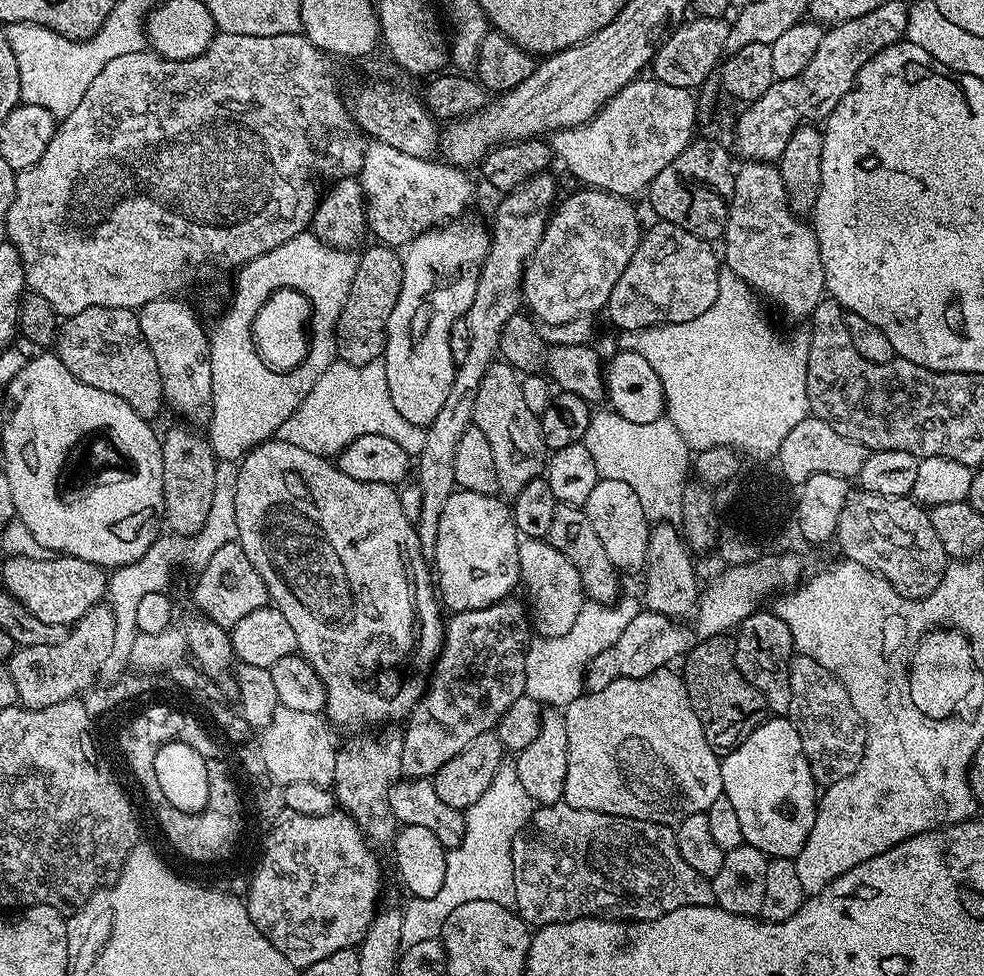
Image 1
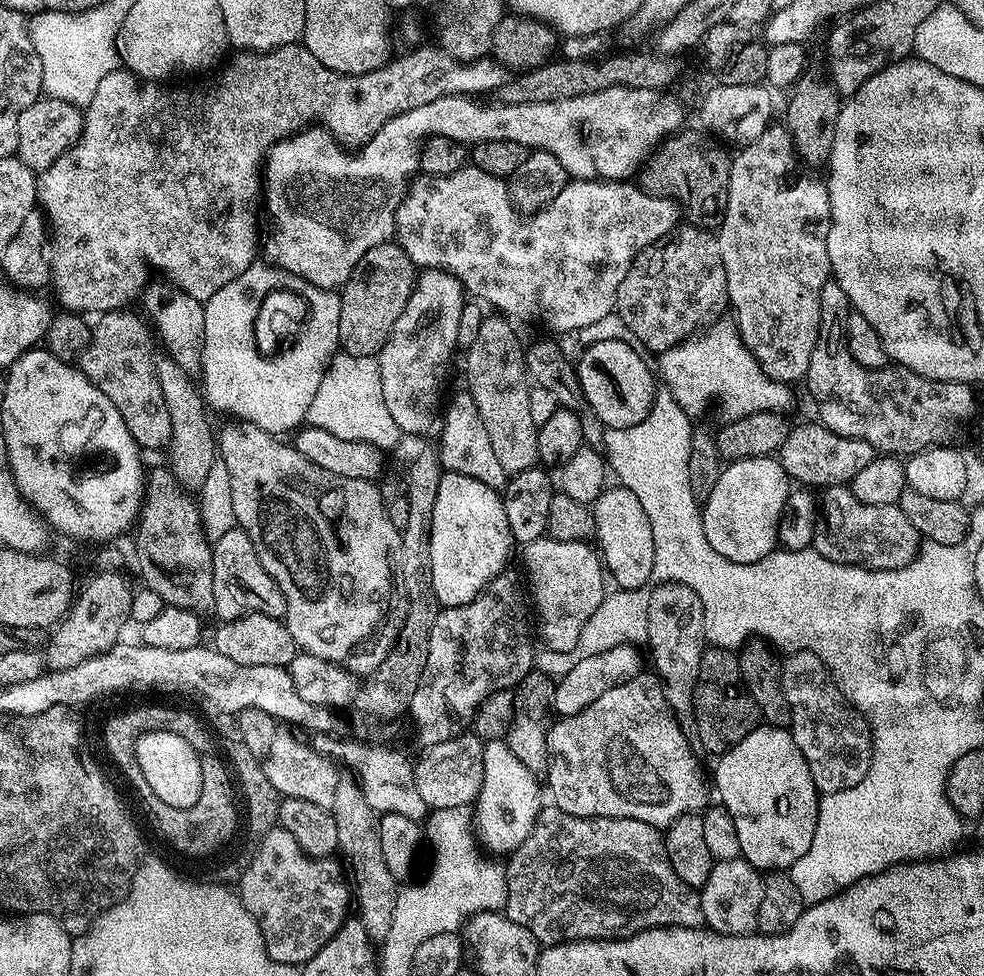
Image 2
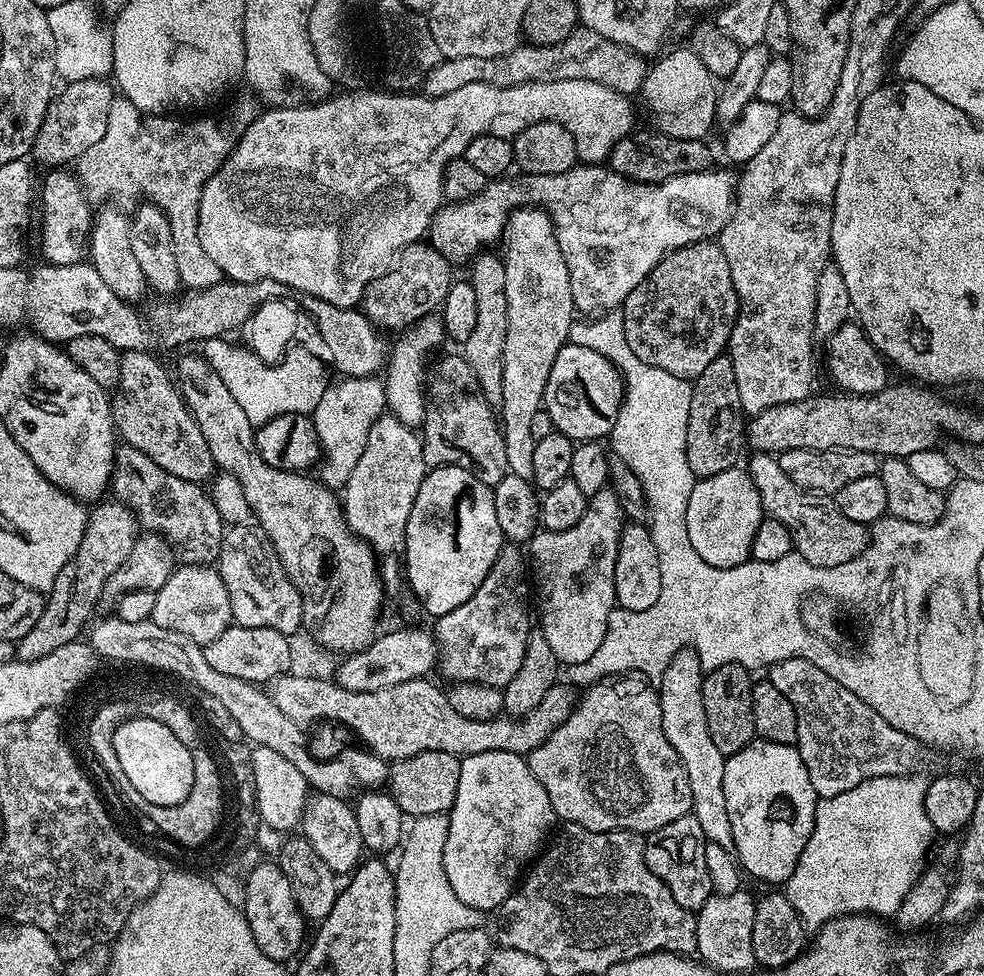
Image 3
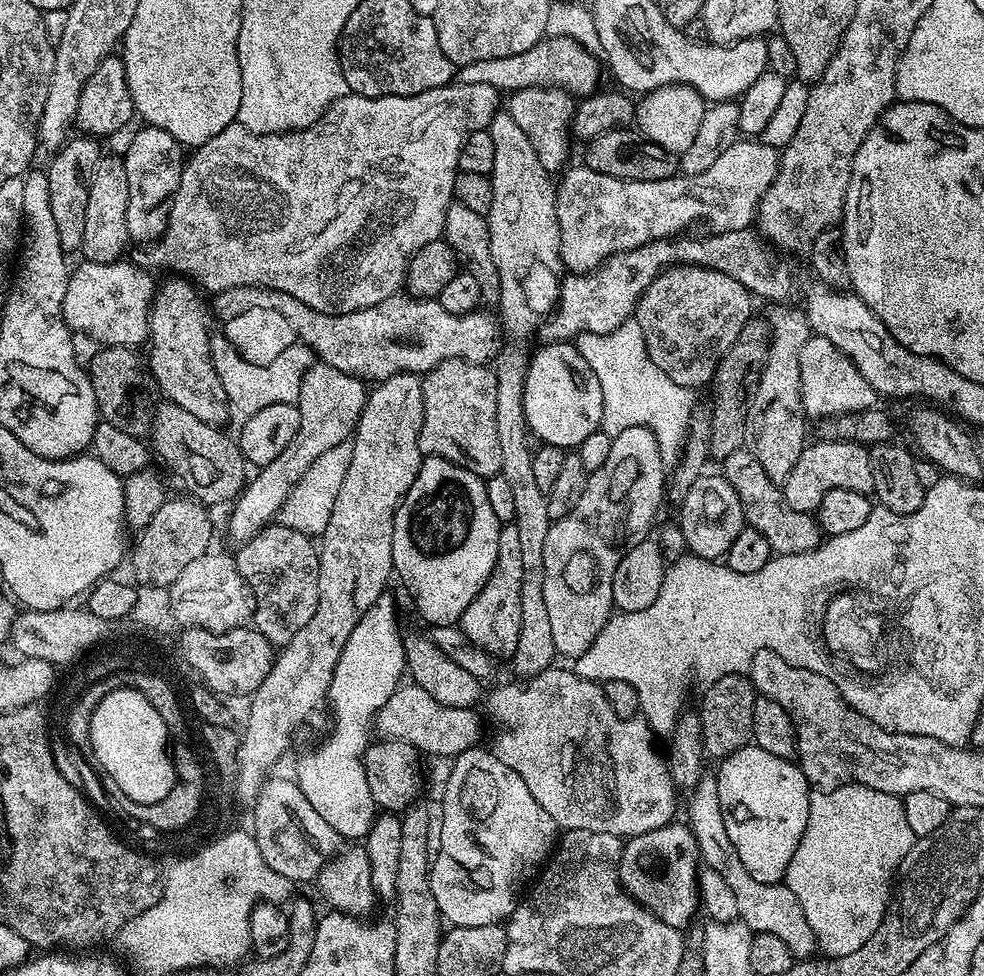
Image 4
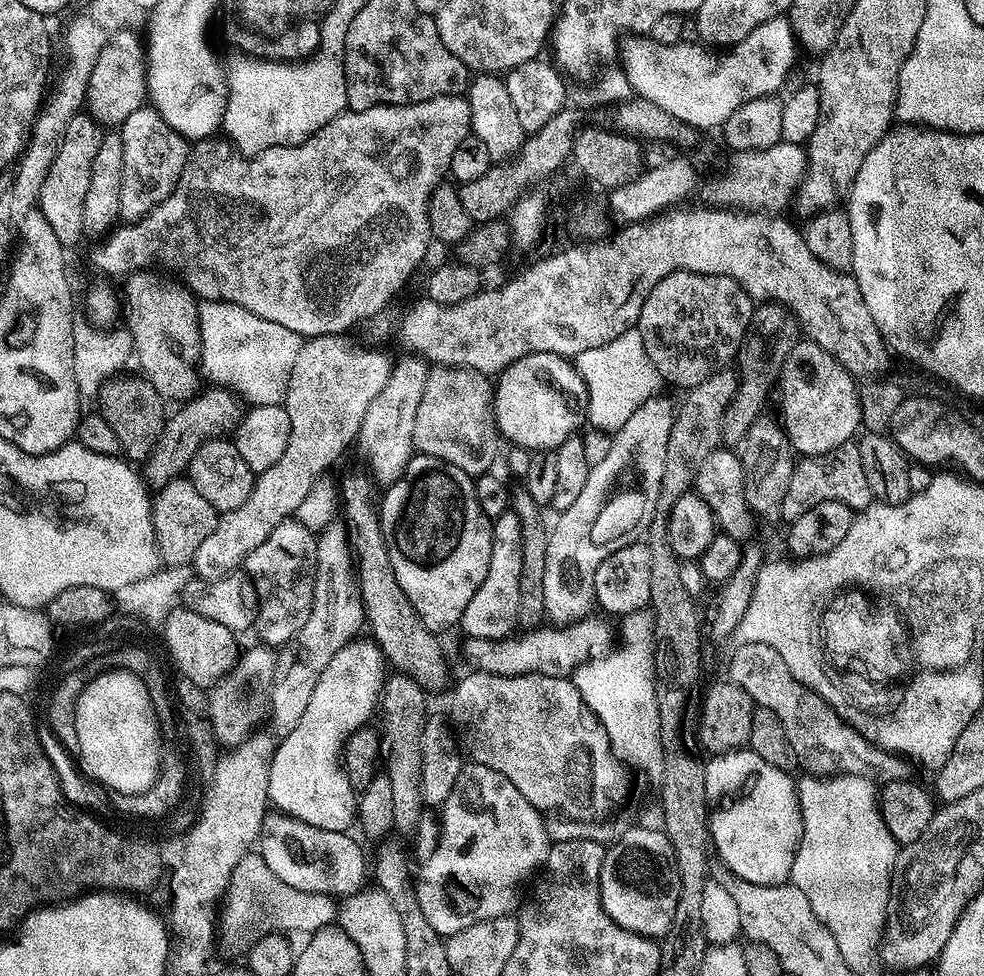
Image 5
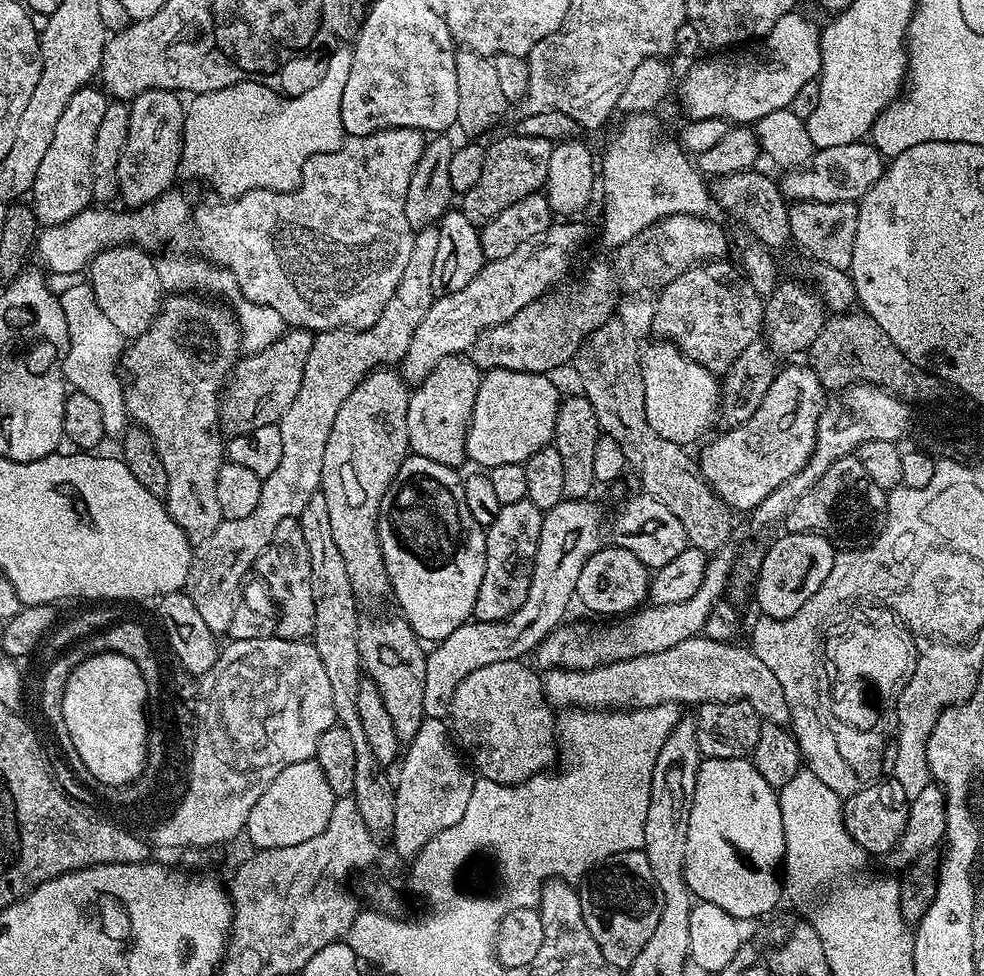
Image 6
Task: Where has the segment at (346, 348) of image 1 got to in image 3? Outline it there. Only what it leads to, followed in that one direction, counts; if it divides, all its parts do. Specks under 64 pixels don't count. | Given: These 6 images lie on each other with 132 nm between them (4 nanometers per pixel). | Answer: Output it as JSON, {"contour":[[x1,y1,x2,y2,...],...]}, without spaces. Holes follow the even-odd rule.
{"contour":[[417,242,401,250,395,264,382,278,374,278,364,292,362,311,377,328,407,330,443,305,454,279,454,265,431,242]]}

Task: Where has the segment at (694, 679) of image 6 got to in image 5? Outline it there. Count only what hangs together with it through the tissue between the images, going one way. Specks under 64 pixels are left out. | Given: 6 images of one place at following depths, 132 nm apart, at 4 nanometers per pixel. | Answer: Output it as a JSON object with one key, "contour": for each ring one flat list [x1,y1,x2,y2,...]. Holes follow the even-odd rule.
{"contour":[[749,642,741,645,728,664,727,679,746,690,753,704,778,714,778,722,782,722,782,730,786,730,786,738,790,738,797,765,804,767,805,773,868,776,871,768,879,766,881,749,841,720,819,692,812,692,801,681,796,681,773,647]]}

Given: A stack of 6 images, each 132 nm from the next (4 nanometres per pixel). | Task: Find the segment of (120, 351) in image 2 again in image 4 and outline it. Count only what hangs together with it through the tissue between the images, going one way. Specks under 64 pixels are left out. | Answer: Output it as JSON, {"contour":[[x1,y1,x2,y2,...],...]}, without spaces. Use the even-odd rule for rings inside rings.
{"contour":[[163,402,150,416,150,448,160,455,160,460,176,476,188,483,187,491,205,506,235,501,244,490,246,461,239,443,232,440,217,425,198,422,194,414,182,410,182,406]]}

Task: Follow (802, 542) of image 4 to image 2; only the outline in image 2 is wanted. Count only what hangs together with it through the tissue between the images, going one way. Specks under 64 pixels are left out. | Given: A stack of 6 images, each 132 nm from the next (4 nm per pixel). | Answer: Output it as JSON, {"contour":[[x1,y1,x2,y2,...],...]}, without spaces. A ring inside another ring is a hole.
{"contour":[[842,484,823,489,818,504,822,509,822,522,816,526,814,547,822,558,830,558,835,564,882,570,901,568,911,562,922,543,922,537,910,526,910,518,902,514,899,504,866,506,854,498,851,487]]}

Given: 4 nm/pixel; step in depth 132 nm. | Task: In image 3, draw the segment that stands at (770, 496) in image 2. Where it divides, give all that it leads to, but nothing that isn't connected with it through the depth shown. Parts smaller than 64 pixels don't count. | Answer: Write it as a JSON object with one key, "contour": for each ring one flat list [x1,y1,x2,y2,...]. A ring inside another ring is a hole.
{"contour":[[737,466,720,474,701,477,693,486,686,508,686,530,690,537,691,546,710,566,719,569,732,569,742,565,751,557,754,536,758,532,765,517,765,510,761,506,761,496,754,486,747,469]]}

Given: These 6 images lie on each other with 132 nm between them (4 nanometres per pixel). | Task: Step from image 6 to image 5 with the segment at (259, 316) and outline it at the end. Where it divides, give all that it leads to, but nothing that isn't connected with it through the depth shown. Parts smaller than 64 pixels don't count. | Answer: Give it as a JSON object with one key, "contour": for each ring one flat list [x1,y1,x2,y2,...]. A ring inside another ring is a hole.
{"contour":[[200,300,196,309,200,327,200,362,203,375,213,385,229,388,249,405,283,404,290,382,290,370,298,359,302,338,278,322,266,322,237,304]]}

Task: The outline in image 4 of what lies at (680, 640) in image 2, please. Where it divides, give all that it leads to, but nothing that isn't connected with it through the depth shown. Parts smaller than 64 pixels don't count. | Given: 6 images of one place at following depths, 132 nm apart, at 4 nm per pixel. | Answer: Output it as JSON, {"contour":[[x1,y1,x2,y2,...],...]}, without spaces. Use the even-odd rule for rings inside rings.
{"contour":[[704,774,700,781,690,788,692,797,688,800,688,817,686,823,691,828,696,847,700,850,703,867,718,870,722,879,734,890,734,899,738,901,738,917,752,931,774,934,774,938,782,938,786,946,796,958,812,958,817,955,816,939,806,922,806,914,802,914,802,906,798,906,798,898,788,889,787,884,767,884,750,878,746,866,742,866,742,858,738,858,738,850,730,846,730,838,726,838,726,822,722,822,722,806,718,802,718,782,715,775]]}

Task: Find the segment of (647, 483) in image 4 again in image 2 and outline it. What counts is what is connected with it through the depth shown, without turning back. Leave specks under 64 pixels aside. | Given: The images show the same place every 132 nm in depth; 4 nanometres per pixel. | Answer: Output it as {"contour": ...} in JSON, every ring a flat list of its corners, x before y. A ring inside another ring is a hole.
{"contour":[[551,538,523,545,522,552,525,568,523,571,530,585,534,612,535,615,536,612,540,615,538,636,540,632,545,646,549,648,547,650,549,653,575,653,586,622,590,622,590,618,599,610,601,602,606,598,604,592,606,569,601,553,591,543,583,540,562,542]]}

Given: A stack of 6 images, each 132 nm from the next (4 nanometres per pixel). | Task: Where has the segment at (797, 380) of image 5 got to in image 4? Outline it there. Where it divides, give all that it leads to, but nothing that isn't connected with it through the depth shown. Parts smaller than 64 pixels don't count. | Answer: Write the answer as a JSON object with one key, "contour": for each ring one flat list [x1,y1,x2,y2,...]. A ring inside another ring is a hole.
{"contour":[[815,334,809,335,806,346,800,351,800,398,805,417,819,422,834,416,847,416,854,412,864,412,867,408,877,407,876,391,862,378,858,366,834,346,834,342,826,342,826,338]]}

